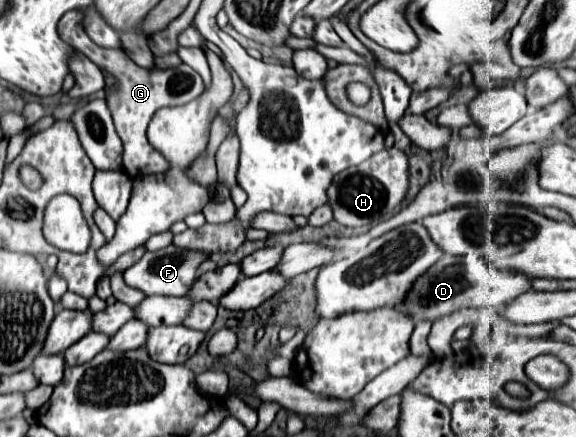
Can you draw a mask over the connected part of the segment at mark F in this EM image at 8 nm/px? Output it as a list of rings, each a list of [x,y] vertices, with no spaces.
[[[169,244],[167,248],[161,248],[157,252],[147,252],[137,264],[133,264],[123,274],[123,280],[127,282],[127,286],[133,286],[133,288],[145,292],[147,296],[153,296],[153,294],[187,296],[191,292],[191,286],[199,280],[199,276],[201,276],[199,266],[205,260],[209,260],[209,256],[205,256],[205,252],[183,250],[183,248],[177,248],[175,244]]]

